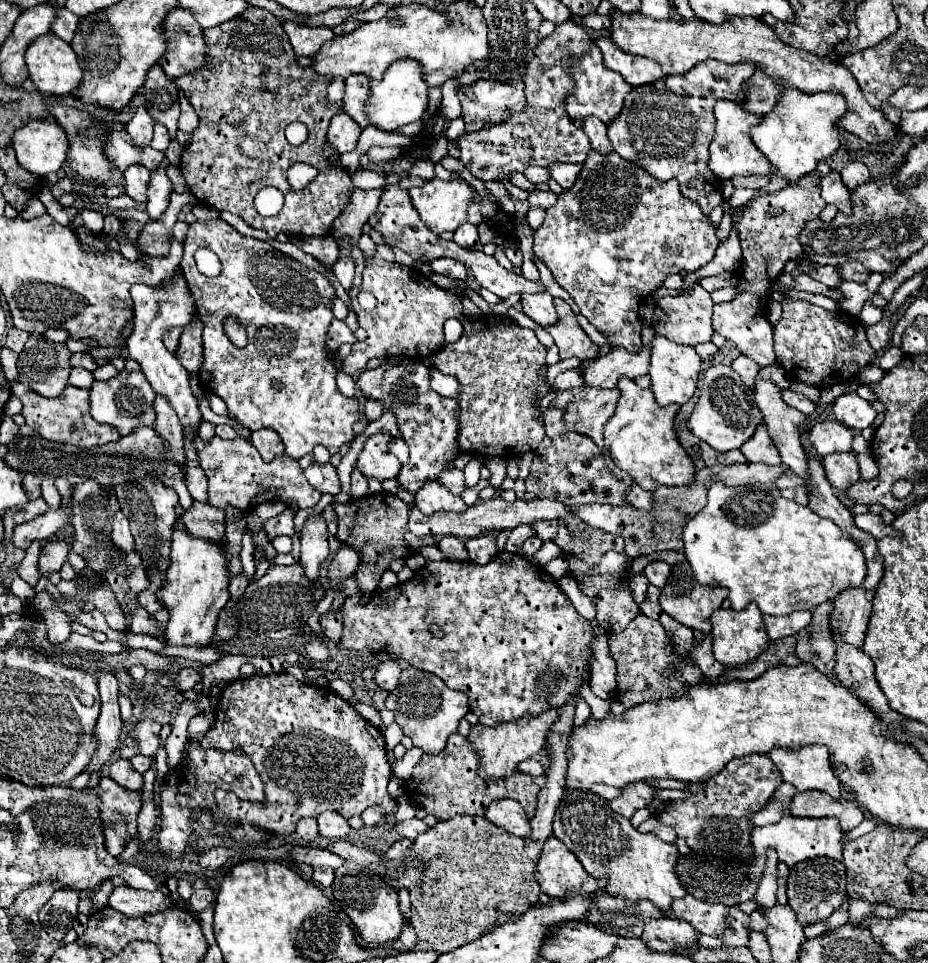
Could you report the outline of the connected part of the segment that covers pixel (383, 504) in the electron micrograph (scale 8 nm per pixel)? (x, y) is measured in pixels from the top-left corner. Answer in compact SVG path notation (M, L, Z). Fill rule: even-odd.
M382 492L382 494L370 494L364 498L350 498L344 504L334 504L334 512L338 516L338 534L336 538L344 544L350 546L352 550L358 552L358 568L354 572L354 580L360 588L362 594L372 594L378 584L382 574L390 568L392 560L396 558L408 558L416 554L422 546L436 546L436 540L432 536L414 536L408 530L408 514L410 514L410 504L400 500L394 494Z

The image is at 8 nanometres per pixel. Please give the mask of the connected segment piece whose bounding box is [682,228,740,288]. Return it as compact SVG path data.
M732 228L728 242L720 244L718 250L716 250L716 256L714 256L702 270L692 272L692 274L684 280L684 286L682 286L682 288L688 288L690 284L694 284L696 280L700 280L700 278L704 278L704 276L718 276L718 274L722 274L722 272L736 270L738 264L740 264L740 242L738 242L736 230Z

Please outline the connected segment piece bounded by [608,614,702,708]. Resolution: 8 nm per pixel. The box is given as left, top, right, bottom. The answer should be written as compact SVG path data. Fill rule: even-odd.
M638 614L624 632L610 634L608 638L610 654L618 664L618 688L616 698L626 704L626 708L638 706L642 702L654 702L660 698L670 698L674 692L684 684L698 684L702 682L702 672L694 664L686 664L676 654L672 654L672 648L668 646L666 630L660 622Z

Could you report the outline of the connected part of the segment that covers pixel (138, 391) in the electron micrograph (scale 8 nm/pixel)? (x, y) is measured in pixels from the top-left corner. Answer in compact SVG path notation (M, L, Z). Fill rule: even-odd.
M122 370L106 382L94 380L94 384L90 388L90 414L92 414L92 418L102 424L114 426L120 432L120 436L132 434L132 430L136 430L138 426L154 426L156 412L152 408L152 402L154 402L154 390L146 382L146 376L142 372Z

